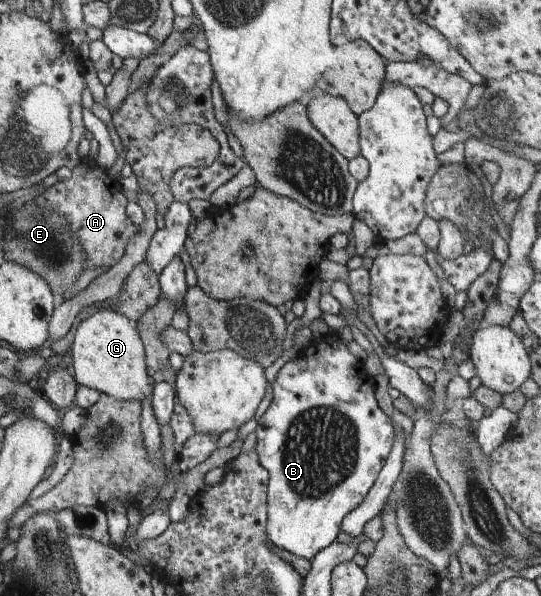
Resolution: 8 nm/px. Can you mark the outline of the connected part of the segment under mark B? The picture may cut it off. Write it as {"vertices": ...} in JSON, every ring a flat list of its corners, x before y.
{"vertices":[[338,333,326,334,316,341,304,346,298,355,287,362,277,373,273,385,272,402,265,413,257,422,256,437,257,443,253,448,258,454,260,465,267,469,269,473,269,484,267,485,267,536,276,547,286,549,311,561,315,555,336,541,336,537,341,530,341,523,344,516,356,509,360,502,368,495,370,488,374,485,380,470,384,467,387,455,393,448,394,427,391,418,388,417,378,406,378,401,374,396,376,391,375,377,370,377,364,369,364,361,356,358,349,350]]}

